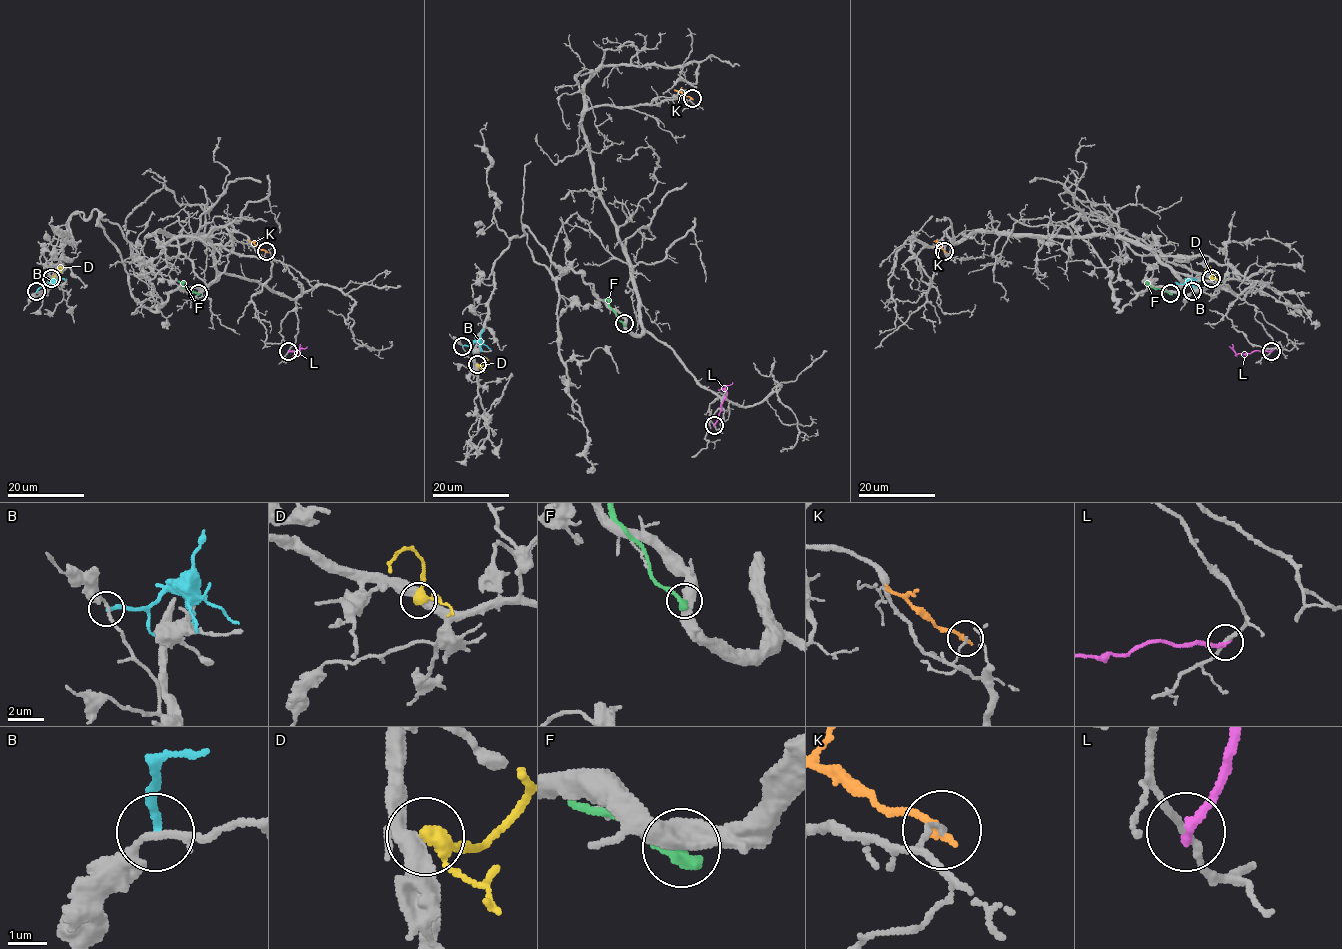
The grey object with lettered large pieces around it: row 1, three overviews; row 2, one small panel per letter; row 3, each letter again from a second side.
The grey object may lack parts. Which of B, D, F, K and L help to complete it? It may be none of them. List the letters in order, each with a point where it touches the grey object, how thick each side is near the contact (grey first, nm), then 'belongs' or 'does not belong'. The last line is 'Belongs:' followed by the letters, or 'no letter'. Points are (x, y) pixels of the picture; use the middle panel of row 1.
B: contact (462, 346); calibres 180 and 200 nm; does not belong
D: contact (477, 364); calibres 480 and 360 nm; does not belong
F: contact (624, 323); calibres 550 and 360 nm; does not belong
K: contact (692, 98); calibres 120 and 220 nm; does not belong
L: contact (714, 425); calibres 180 and 240 nm; does not belong
Belongs: no letter

